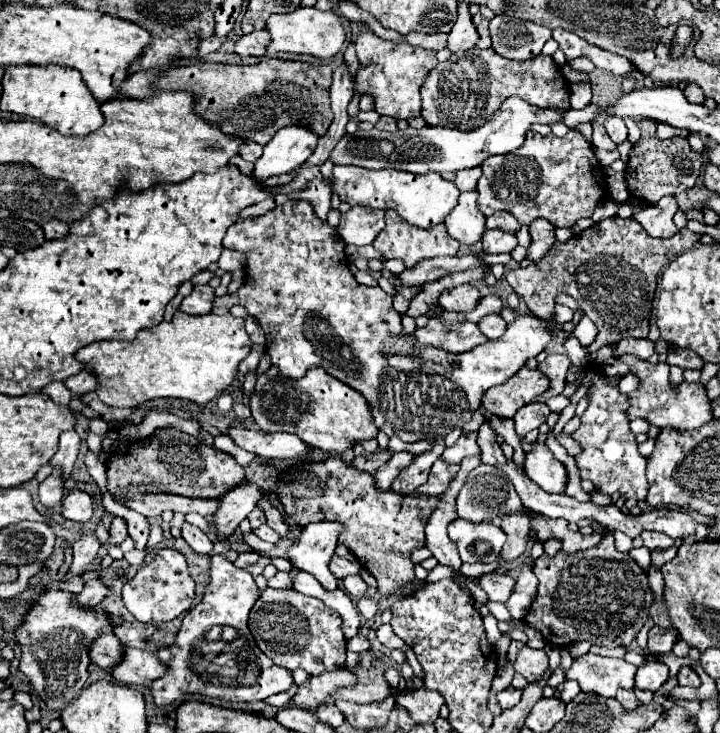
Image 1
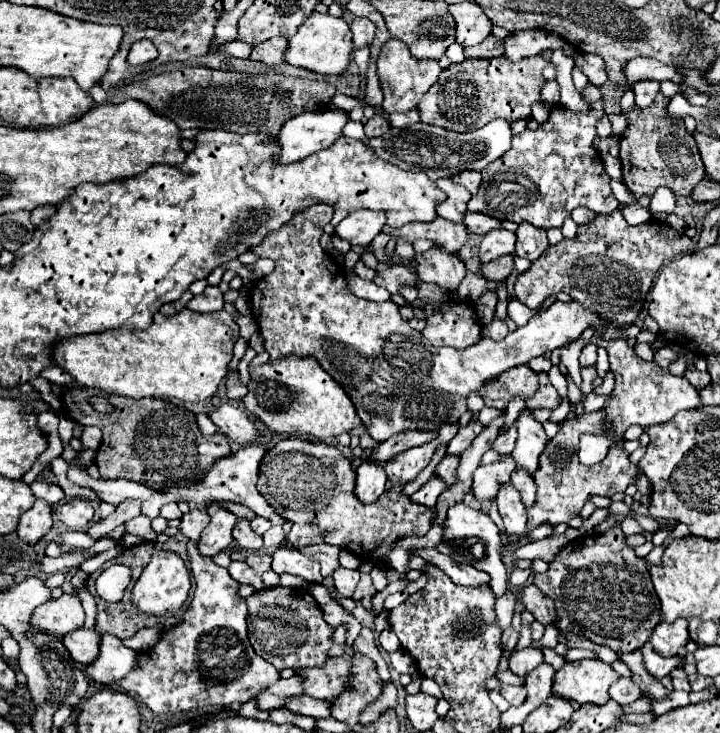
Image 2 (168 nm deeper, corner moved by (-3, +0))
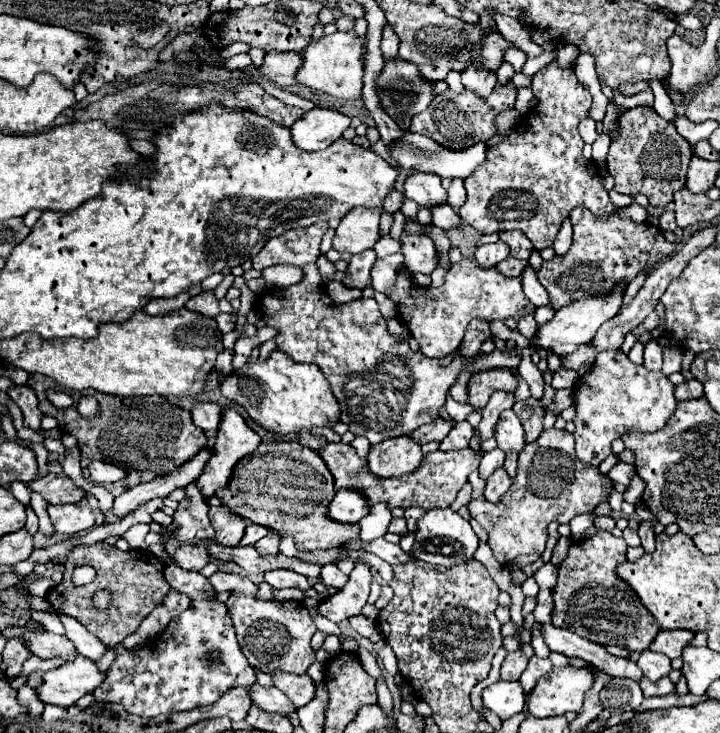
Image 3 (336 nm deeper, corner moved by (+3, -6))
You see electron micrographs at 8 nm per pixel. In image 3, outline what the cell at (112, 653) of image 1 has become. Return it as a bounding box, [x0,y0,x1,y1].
[3,628,79,660]

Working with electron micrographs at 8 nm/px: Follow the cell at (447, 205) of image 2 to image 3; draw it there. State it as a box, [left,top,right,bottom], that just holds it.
[405,172,447,208]

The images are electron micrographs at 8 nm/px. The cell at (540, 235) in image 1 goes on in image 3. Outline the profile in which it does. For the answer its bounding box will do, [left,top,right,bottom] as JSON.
[499,230,533,260]

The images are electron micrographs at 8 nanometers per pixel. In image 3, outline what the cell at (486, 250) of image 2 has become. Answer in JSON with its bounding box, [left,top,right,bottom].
[475,240,509,268]

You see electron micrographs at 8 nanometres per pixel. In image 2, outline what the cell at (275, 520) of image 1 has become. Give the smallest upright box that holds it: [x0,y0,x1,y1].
[185,444,285,526]

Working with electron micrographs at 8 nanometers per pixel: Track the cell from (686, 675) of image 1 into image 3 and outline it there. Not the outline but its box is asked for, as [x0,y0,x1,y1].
[639,678,675,698]

